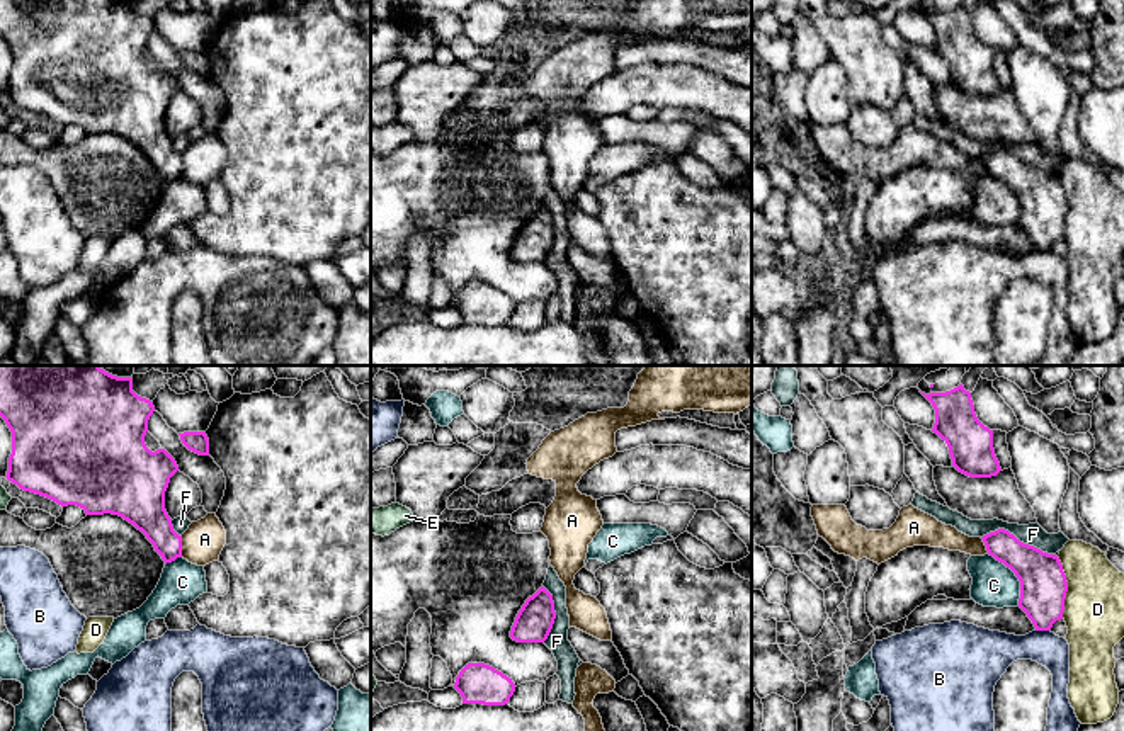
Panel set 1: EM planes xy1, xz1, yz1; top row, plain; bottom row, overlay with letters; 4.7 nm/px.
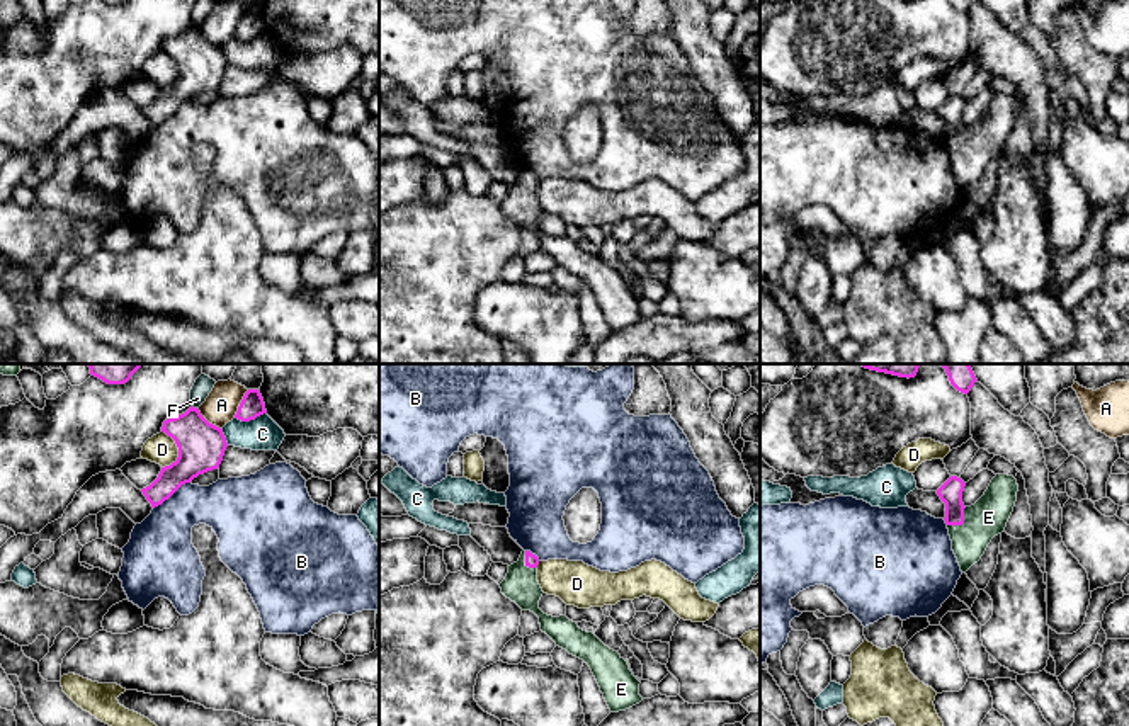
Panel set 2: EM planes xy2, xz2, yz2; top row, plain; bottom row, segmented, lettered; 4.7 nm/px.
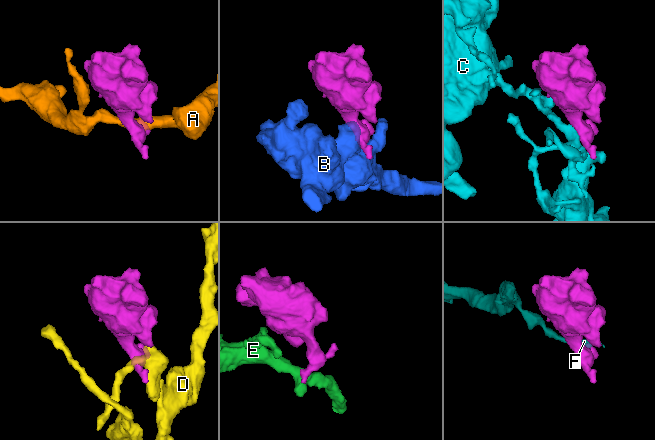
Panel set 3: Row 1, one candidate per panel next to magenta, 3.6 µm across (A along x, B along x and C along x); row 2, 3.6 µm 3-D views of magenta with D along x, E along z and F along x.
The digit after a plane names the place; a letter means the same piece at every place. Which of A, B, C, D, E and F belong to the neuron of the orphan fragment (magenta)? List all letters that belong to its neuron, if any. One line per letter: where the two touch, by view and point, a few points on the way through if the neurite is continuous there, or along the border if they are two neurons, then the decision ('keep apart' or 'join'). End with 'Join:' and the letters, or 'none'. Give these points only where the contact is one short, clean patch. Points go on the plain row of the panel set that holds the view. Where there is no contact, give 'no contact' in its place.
A: meets magenta in xy2 at (240, 22); keep apart
B: meets magenta in xy2 at (170, 114); border along xy2 (189, 101), (182, 102), (153, 128); keep apart
C: meets magenta in yz1 at (1016, 194); keep apart
D: meets magenta in yz1 at (1067, 206); keep apart
E: meets magenta in yz2 at (963, 141); runs through yz2 (951, 111), (956, 135), (963, 141), (981, 141), (988, 136); join
F: meets magenta in yz1 at (1016, 157); border along yz1 (982, 155), (1007, 148), (1021, 160), (1053, 174); keep apart
Join: E

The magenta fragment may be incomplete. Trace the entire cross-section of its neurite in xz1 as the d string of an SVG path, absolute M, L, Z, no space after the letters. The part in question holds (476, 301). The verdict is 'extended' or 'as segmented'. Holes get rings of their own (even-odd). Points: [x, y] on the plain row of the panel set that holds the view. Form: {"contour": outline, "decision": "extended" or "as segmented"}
{"contour": "M468 282L456 296L454 308L463 323L505 325L515 311L515 303L490 284Z", "decision": "as segmented"}

